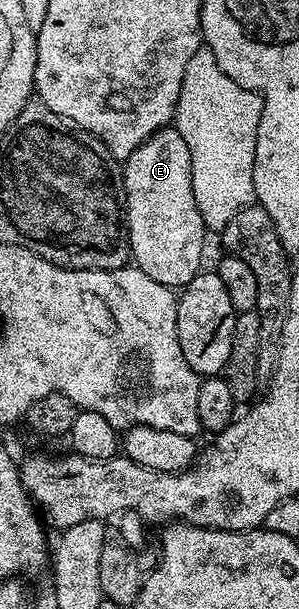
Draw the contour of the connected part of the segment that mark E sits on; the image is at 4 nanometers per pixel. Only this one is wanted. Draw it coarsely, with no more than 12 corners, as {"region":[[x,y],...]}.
{"region":[[168,124],[121,166],[131,258],[200,273],[209,231],[189,144]]}

